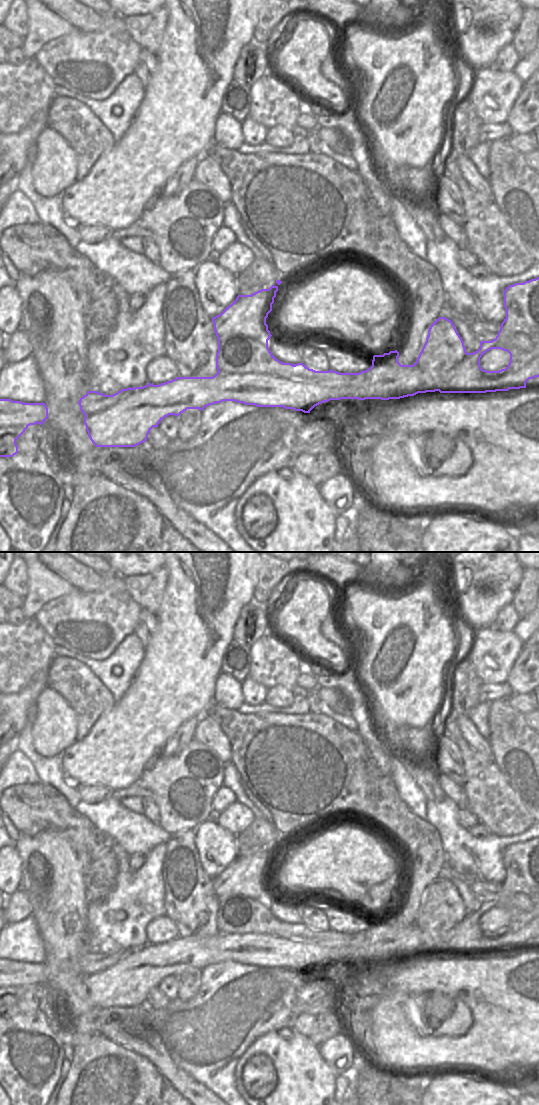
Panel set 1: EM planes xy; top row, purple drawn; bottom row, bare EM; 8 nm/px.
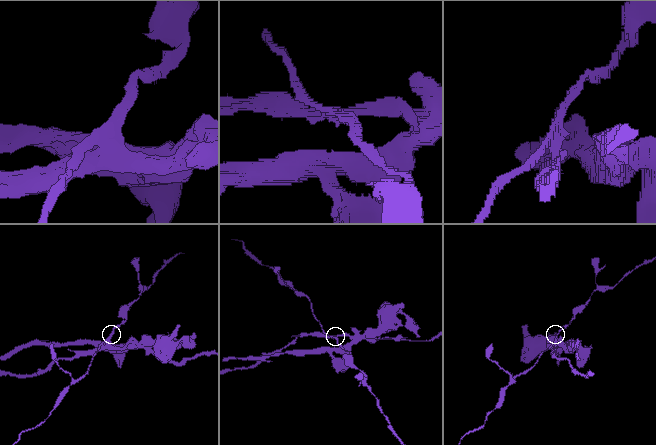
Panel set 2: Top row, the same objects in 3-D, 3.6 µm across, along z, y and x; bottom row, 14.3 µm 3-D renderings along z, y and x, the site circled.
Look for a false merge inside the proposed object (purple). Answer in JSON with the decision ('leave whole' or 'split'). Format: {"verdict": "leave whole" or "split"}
{"verdict": "split"}

